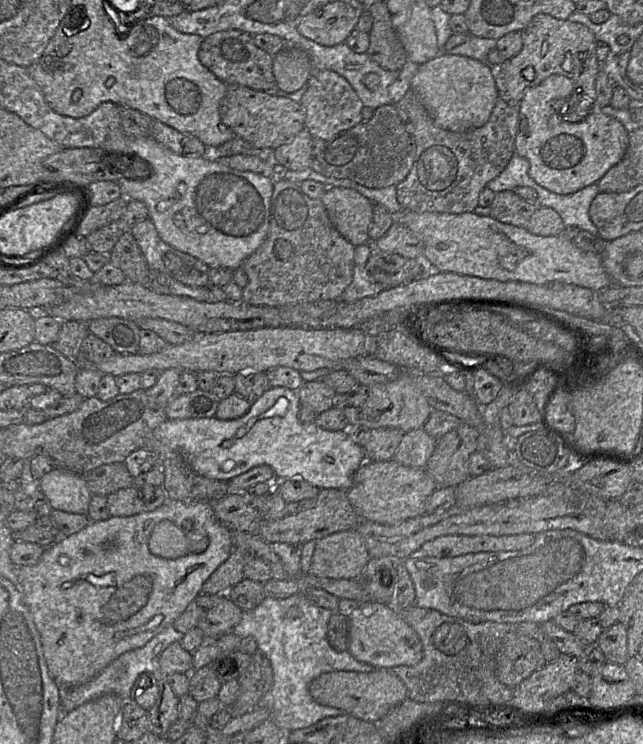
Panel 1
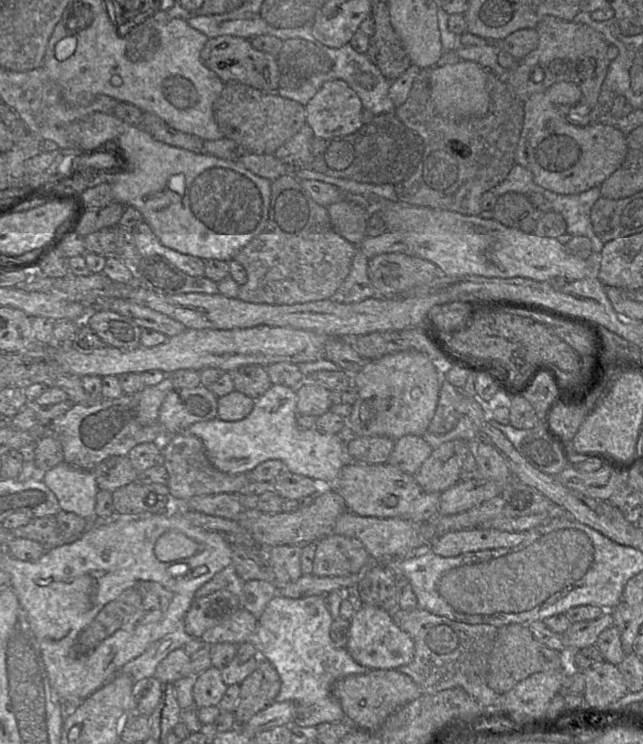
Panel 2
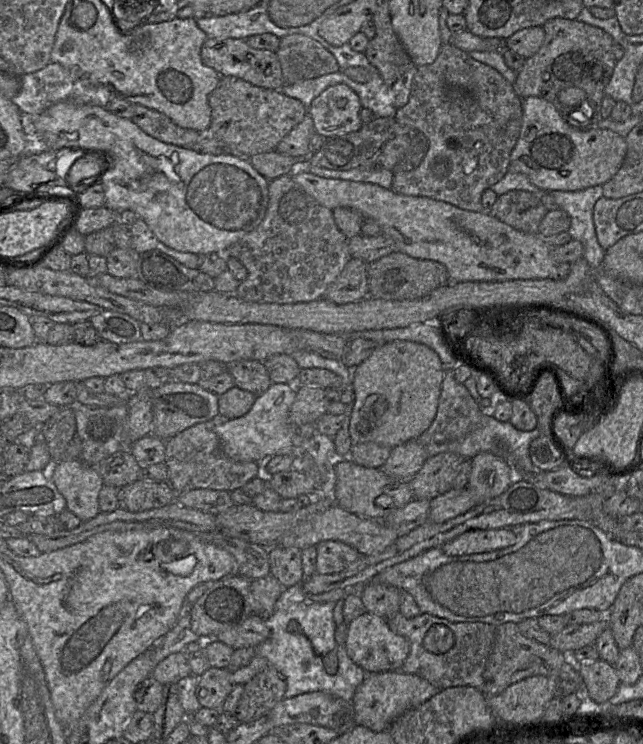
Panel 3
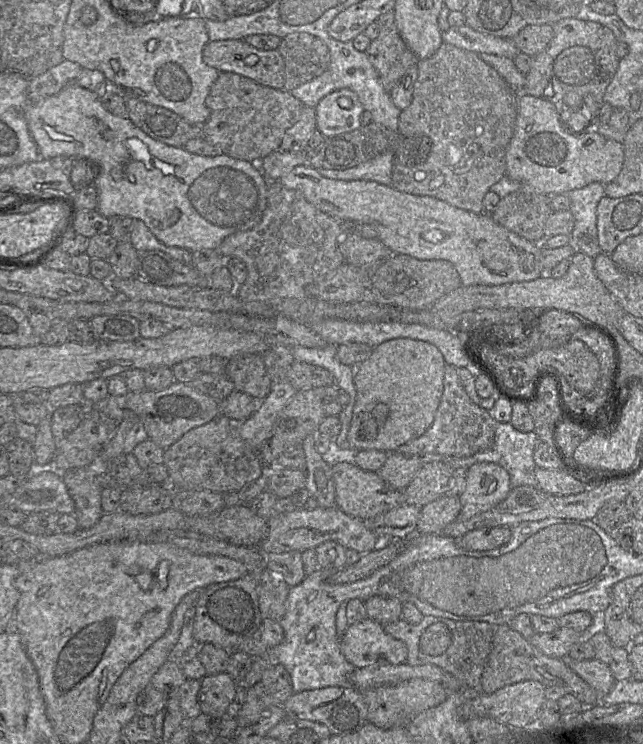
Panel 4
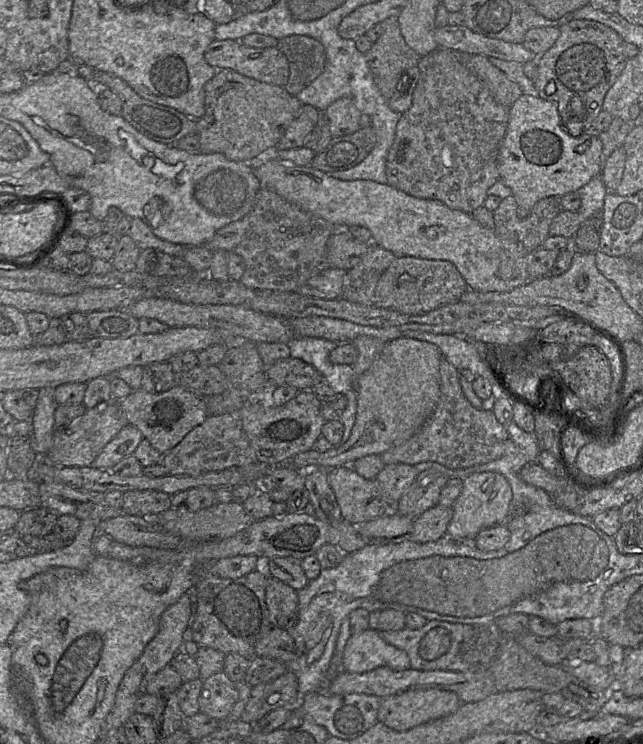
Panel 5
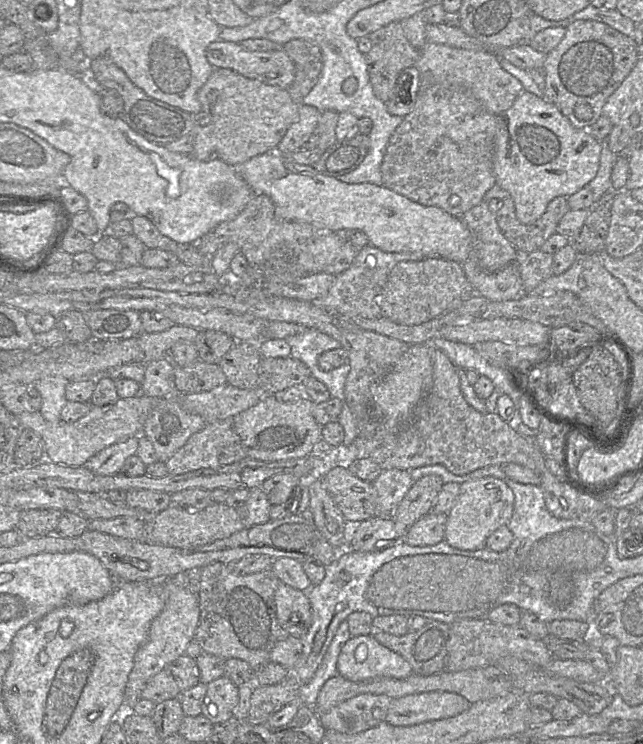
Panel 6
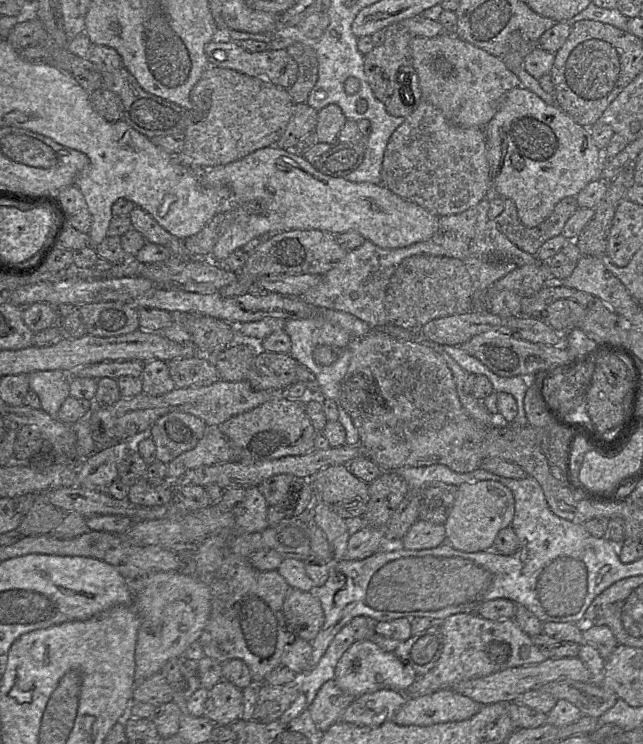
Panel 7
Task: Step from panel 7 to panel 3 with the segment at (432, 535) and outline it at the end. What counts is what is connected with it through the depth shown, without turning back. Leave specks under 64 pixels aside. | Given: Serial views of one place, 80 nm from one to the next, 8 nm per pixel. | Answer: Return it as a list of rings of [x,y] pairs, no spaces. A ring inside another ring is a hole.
[[[451,488],[446,493],[430,500],[428,521],[443,523],[464,514],[476,503],[466,488]]]

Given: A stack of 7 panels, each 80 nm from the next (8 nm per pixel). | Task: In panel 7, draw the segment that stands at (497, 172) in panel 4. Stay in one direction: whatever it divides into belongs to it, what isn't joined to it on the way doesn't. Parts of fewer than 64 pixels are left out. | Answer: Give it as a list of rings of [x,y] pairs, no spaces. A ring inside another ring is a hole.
[[[422,99],[417,109],[405,117],[404,123],[391,135],[384,153],[381,178],[381,185],[437,217],[471,209],[486,198],[493,186],[486,156],[485,128],[455,126],[437,108]]]

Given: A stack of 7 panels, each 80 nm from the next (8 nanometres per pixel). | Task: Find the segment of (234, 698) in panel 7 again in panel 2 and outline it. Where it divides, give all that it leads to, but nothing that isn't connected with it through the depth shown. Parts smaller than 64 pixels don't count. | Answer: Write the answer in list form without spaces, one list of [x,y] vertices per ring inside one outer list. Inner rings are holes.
[[[211,666],[195,677],[193,699],[197,708],[218,706],[227,690],[220,669]]]

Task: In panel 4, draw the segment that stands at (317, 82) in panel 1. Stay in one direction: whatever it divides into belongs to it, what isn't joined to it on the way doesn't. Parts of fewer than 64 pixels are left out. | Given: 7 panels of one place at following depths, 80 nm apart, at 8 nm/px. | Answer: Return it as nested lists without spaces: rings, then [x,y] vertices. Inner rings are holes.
[[[335,90],[323,97],[315,107],[317,129],[325,138],[354,131],[362,126],[361,115],[364,110],[353,90]],[[341,97],[348,97],[351,100],[350,108],[339,106],[338,100]]]

